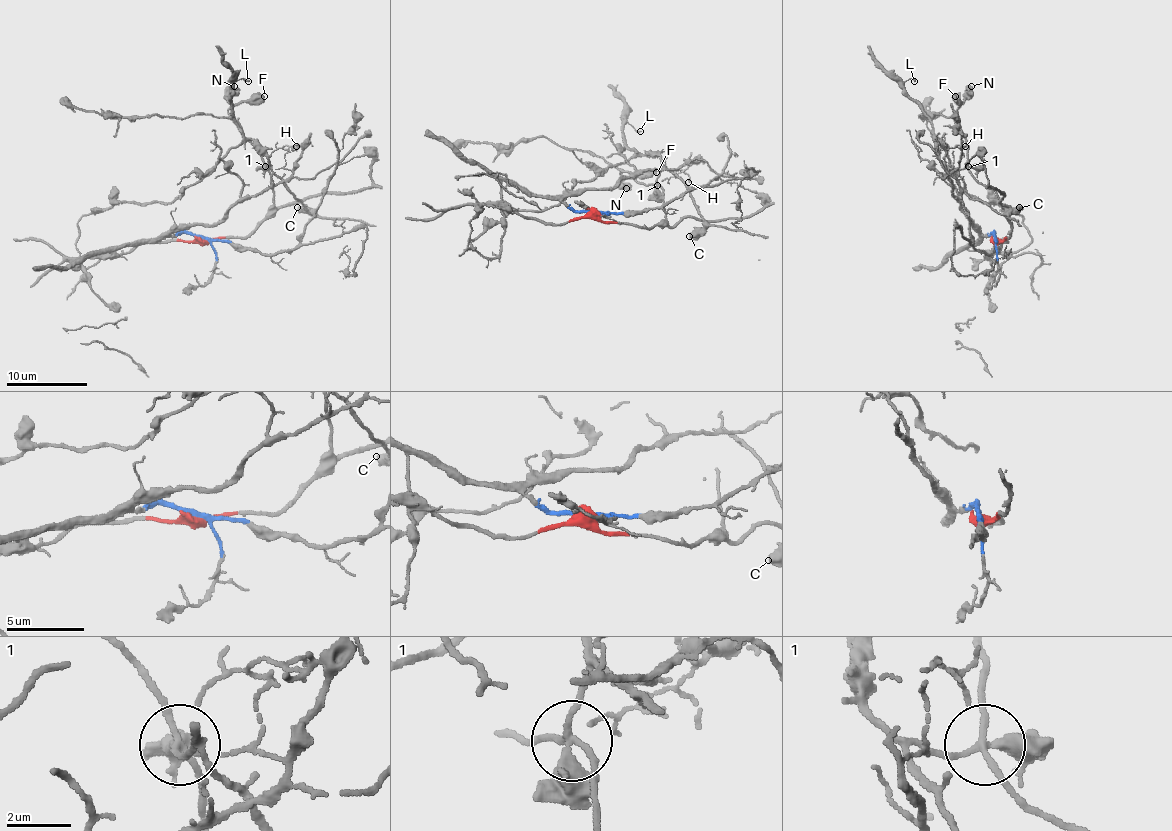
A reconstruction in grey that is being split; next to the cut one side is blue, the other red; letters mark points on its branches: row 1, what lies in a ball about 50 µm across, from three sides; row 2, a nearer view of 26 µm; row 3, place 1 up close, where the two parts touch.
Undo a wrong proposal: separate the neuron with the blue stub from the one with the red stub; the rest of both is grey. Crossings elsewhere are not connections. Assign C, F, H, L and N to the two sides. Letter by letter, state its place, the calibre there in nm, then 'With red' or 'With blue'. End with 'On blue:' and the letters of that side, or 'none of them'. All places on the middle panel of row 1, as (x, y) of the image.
C: Place: (689, 236). Thickness 600 nm. With blue
F: Place: (656, 172). Thickness 600 nm. With red
H: Place: (688, 182). Thickness 110 nm. With blue
L: Place: (640, 131). Thickness 160 nm. With blue
N: Place: (626, 188). Thickness 700 nm. With red
On blue: C, H, L

